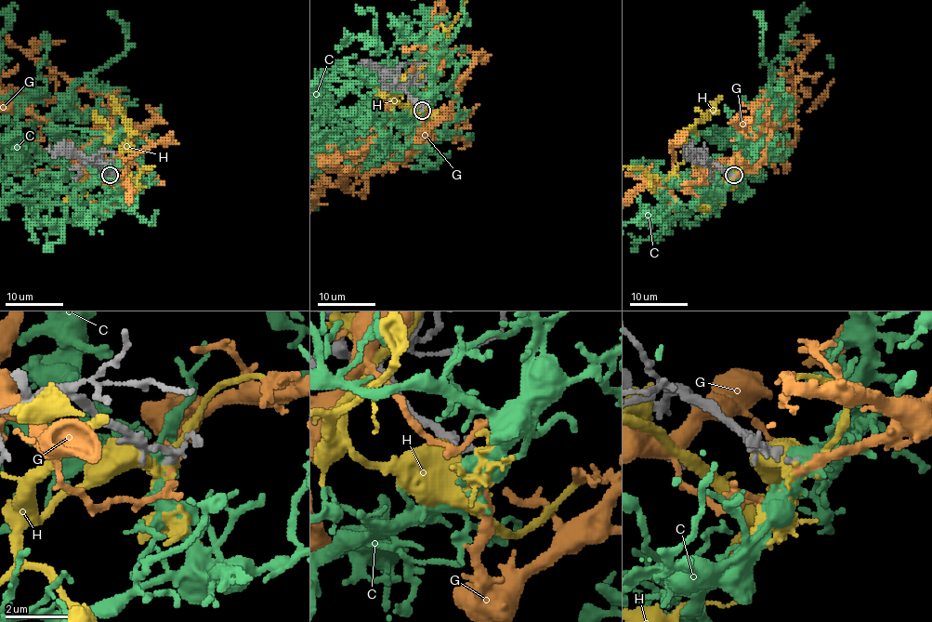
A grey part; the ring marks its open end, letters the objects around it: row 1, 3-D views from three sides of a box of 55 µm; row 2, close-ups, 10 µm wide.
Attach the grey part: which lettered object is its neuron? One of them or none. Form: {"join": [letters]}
{"join": ["C"]}

